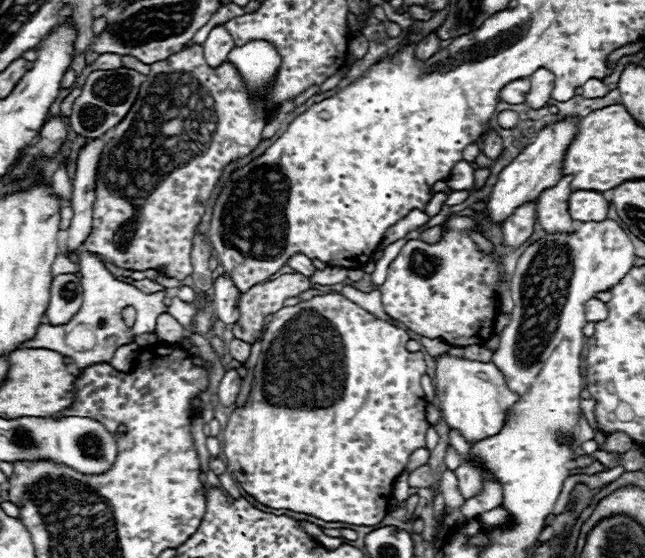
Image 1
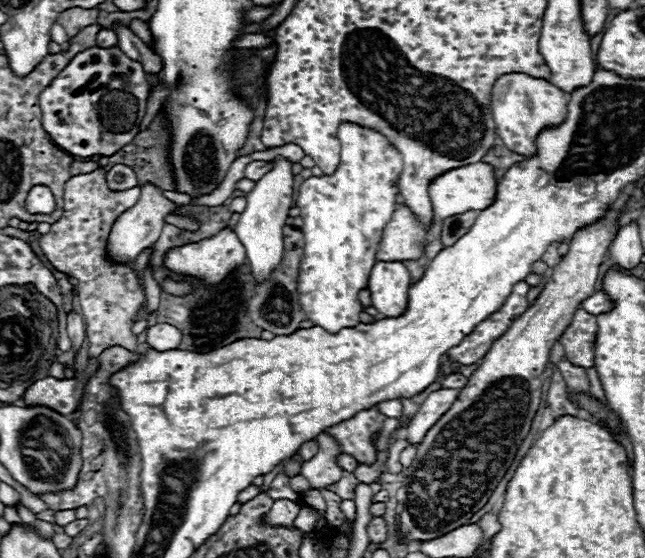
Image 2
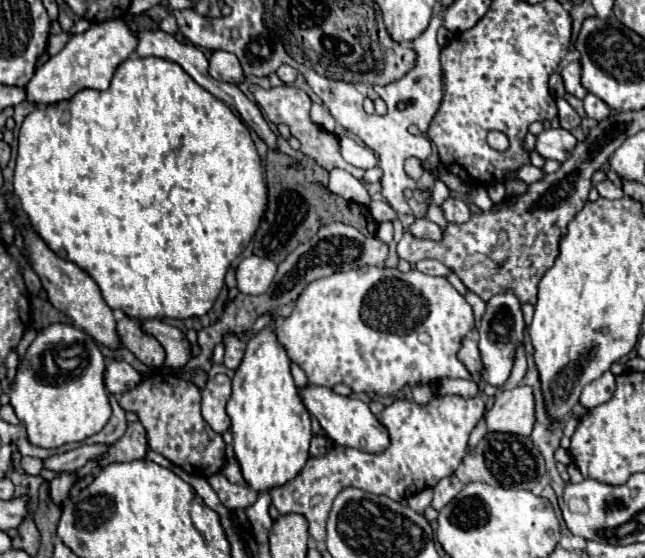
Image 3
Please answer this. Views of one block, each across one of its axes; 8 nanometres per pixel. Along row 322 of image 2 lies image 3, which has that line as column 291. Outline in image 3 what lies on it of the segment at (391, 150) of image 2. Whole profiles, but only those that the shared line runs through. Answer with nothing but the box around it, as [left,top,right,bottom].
[276,266,474,396]

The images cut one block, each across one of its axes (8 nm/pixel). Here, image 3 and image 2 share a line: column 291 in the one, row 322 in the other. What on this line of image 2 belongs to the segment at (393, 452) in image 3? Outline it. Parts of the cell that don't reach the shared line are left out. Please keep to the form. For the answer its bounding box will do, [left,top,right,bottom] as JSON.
[446,282,530,366]

